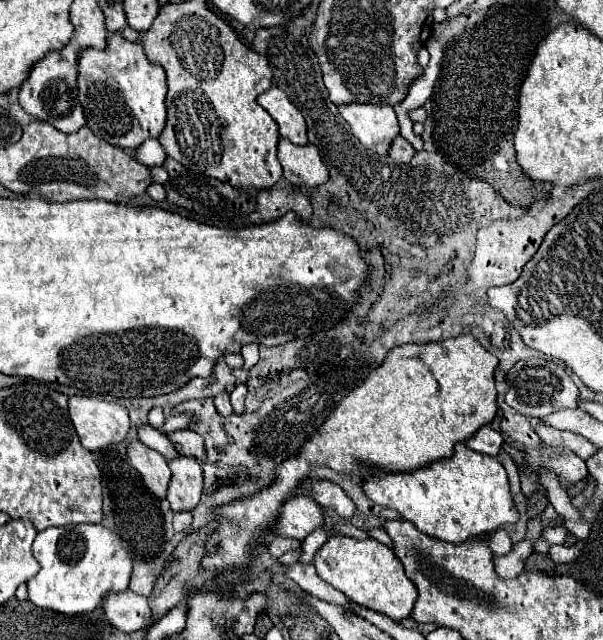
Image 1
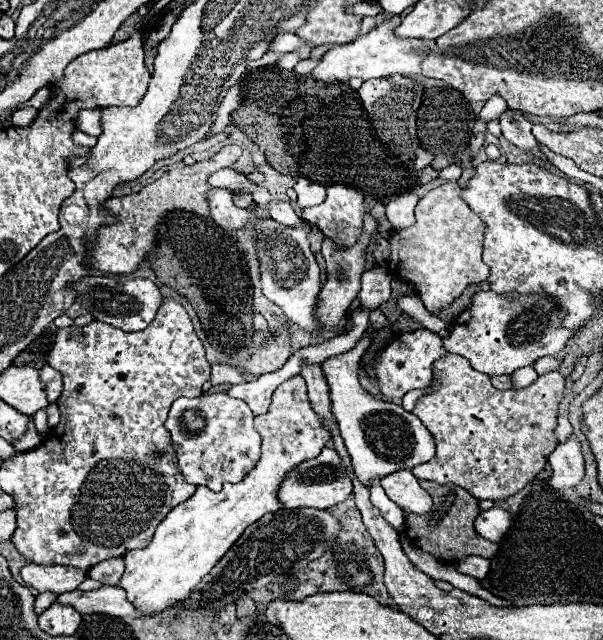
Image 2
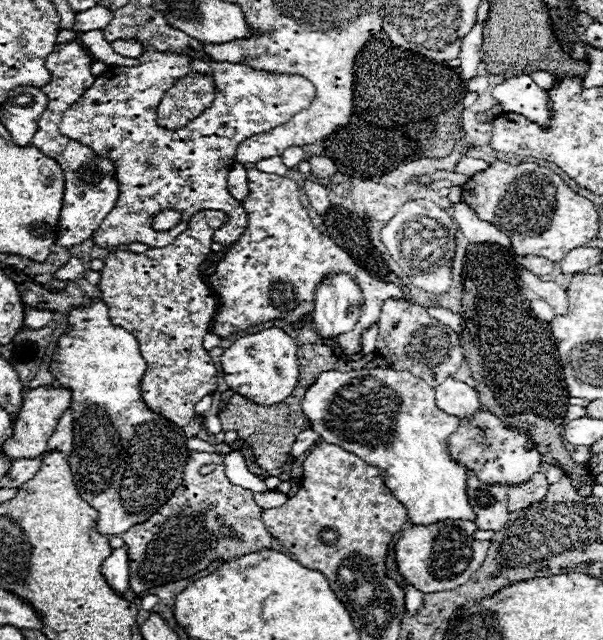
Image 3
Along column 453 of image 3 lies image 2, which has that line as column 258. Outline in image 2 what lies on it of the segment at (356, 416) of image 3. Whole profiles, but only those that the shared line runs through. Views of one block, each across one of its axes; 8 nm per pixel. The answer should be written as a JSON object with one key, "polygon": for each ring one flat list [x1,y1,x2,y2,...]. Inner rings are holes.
{"polygon":[[300,374,282,382,274,390,270,410,256,416,254,426,262,436,262,454,256,466,238,484,224,484,218,494,206,486,198,486,192,498,172,508,172,512,158,524,152,542,144,550,128,552,124,556,126,572,118,586,128,592,128,600,142,612,156,614,168,608,168,604,188,598,192,588,196,588,220,556,224,556,224,552,228,552,242,536,244,528,260,520,264,514,282,508,278,488,286,474,298,464,318,456,330,440,330,430,308,402]]}

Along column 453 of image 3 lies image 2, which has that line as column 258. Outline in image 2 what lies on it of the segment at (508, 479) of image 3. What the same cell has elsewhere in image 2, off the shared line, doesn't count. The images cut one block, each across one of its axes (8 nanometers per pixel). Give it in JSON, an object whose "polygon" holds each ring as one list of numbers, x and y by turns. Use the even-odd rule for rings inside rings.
{"polygon":[[224,392,220,394,204,394,198,398,178,398,168,414,166,428,170,432,176,458,180,464,182,474,190,484,204,484,212,488,214,492,220,492,224,482,236,482,242,480,244,472,250,472,256,466,256,460,260,458,260,436,254,430,254,414,242,400,230,398]]}

